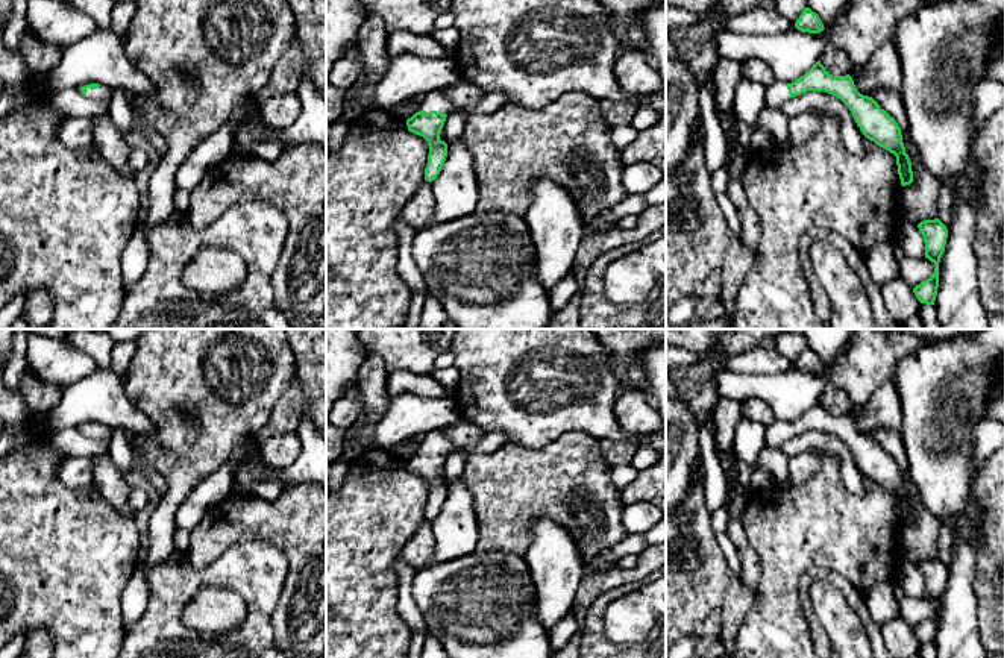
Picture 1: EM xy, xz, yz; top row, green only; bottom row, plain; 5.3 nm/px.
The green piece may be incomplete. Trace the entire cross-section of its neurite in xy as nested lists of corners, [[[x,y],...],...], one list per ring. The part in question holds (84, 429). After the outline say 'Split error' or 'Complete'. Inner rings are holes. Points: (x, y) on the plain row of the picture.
[[[89,423],[86,426],[82,426],[80,431],[94,440],[106,441],[108,444],[112,435],[112,428],[99,423]]]. Split error

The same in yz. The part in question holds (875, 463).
[[[817,400],[804,415],[792,423],[773,421],[766,431],[766,446],[780,449],[790,437],[807,431],[825,431],[840,438],[851,450],[861,473],[877,485],[896,496],[901,525],[913,522],[911,502],[905,493],[902,475],[898,462],[880,444],[857,431],[849,414],[833,415]]]. Split error

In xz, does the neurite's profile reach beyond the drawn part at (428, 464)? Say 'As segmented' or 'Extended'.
Extended

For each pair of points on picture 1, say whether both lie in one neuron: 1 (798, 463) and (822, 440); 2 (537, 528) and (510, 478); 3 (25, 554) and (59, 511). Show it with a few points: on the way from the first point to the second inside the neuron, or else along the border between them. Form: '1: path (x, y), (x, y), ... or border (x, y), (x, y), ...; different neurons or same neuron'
1: border (815, 449), (789, 457); different neurons
2: border (566, 529), (548, 517), (534, 519), (523, 555); different neurons
3: path (28, 543), (49, 522); same neuron

